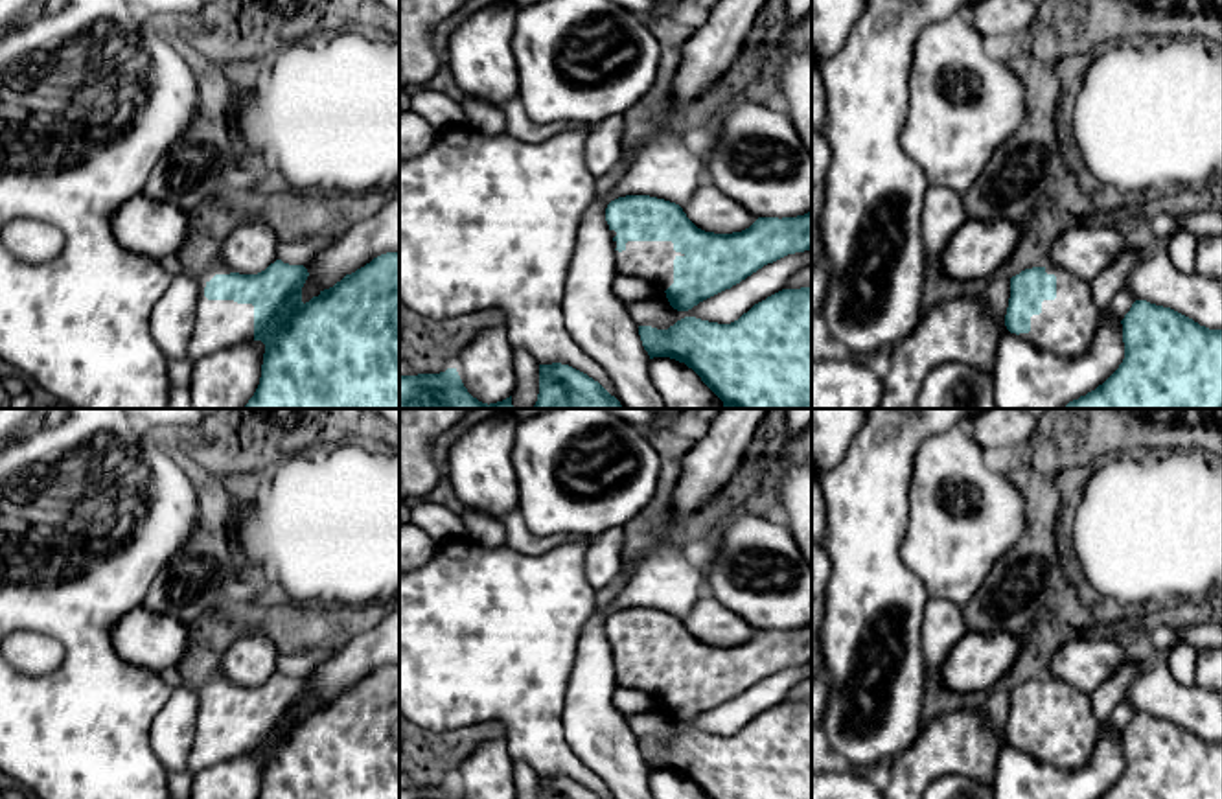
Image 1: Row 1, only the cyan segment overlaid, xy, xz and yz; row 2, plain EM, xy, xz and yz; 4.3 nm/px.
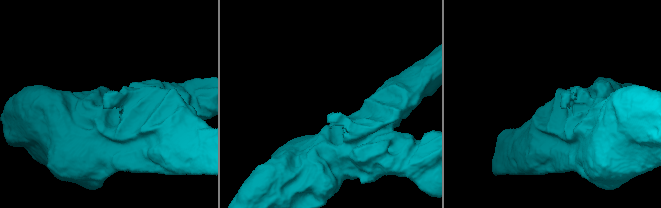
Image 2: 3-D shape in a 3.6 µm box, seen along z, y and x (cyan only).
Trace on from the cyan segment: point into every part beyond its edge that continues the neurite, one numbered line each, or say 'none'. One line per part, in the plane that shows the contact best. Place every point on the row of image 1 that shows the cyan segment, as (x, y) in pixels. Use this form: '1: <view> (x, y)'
1: xz (650, 260)

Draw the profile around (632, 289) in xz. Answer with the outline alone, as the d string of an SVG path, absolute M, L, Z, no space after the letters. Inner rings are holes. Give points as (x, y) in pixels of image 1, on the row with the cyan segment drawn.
M617 274L613 282L613 291L626 302L648 302L653 298L655 285L648 280L628 276L628 274Z

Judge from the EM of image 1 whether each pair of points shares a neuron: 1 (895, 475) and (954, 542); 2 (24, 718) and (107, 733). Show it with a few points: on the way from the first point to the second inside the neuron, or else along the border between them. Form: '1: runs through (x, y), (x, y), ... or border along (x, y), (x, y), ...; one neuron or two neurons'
1: border along (919, 450), (913, 461), (904, 534); two neurons
2: runs through (45, 731), (87, 733); one neuron

